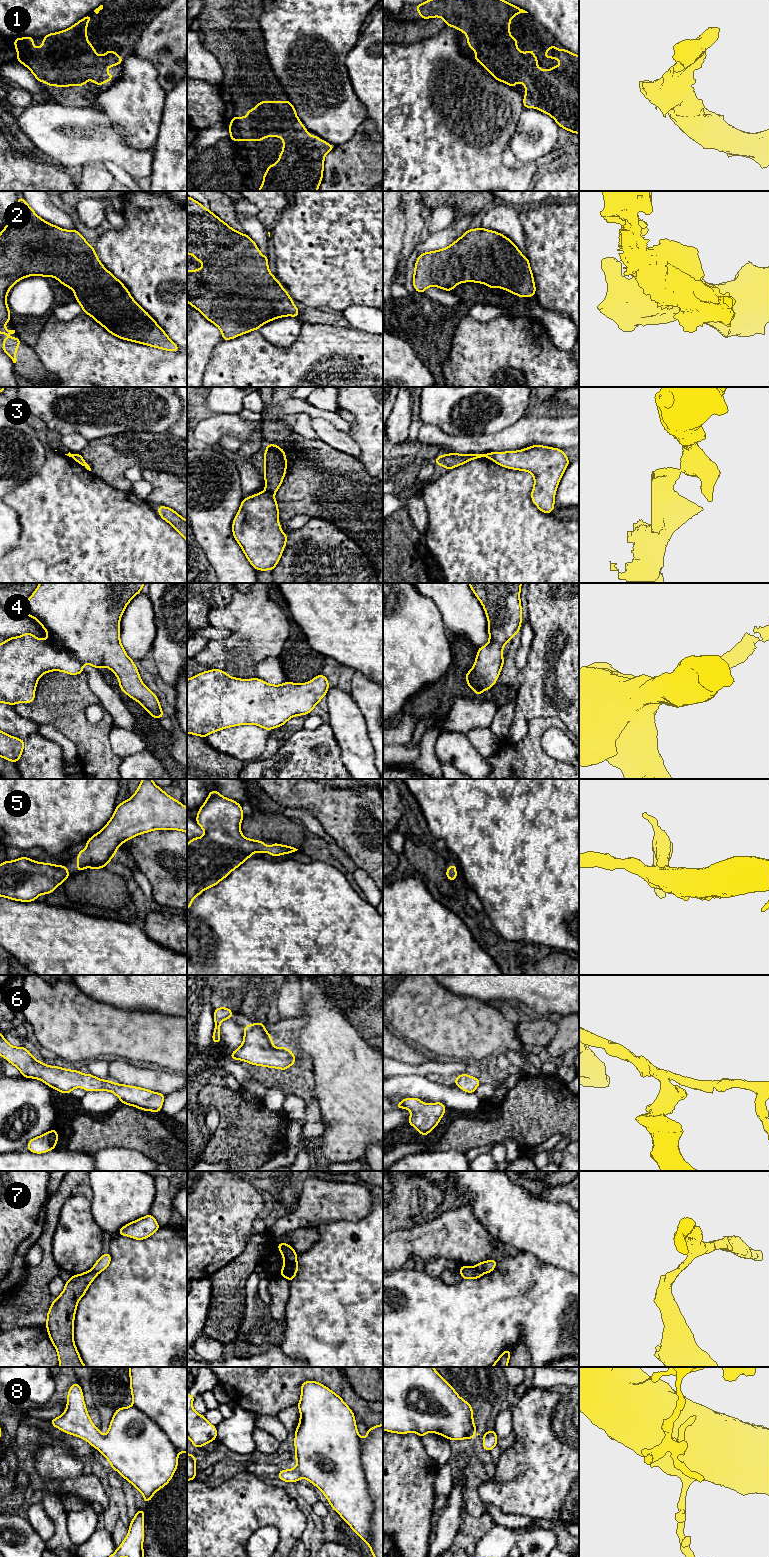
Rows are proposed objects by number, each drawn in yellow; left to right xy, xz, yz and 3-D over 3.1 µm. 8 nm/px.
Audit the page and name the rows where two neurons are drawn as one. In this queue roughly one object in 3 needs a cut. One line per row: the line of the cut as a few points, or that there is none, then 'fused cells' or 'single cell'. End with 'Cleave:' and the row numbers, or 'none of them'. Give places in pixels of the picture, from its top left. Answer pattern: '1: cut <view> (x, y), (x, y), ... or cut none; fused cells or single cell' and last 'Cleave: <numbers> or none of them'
1: cut none; single cell
2: cut none; single cell
3: cut xz (266, 490), (272, 495); fused cells
4: cut none; single cell
5: cut none; single cell
6: cut none; single cell
7: cut xz (296, 1260), (285, 1276); fused cells
8: cut none; single cell
Cleave: 3, 7

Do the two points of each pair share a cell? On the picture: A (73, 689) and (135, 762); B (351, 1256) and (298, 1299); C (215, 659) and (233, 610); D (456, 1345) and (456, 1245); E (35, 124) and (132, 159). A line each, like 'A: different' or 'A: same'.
A: different
B: same
C: same
D: different
E: same

